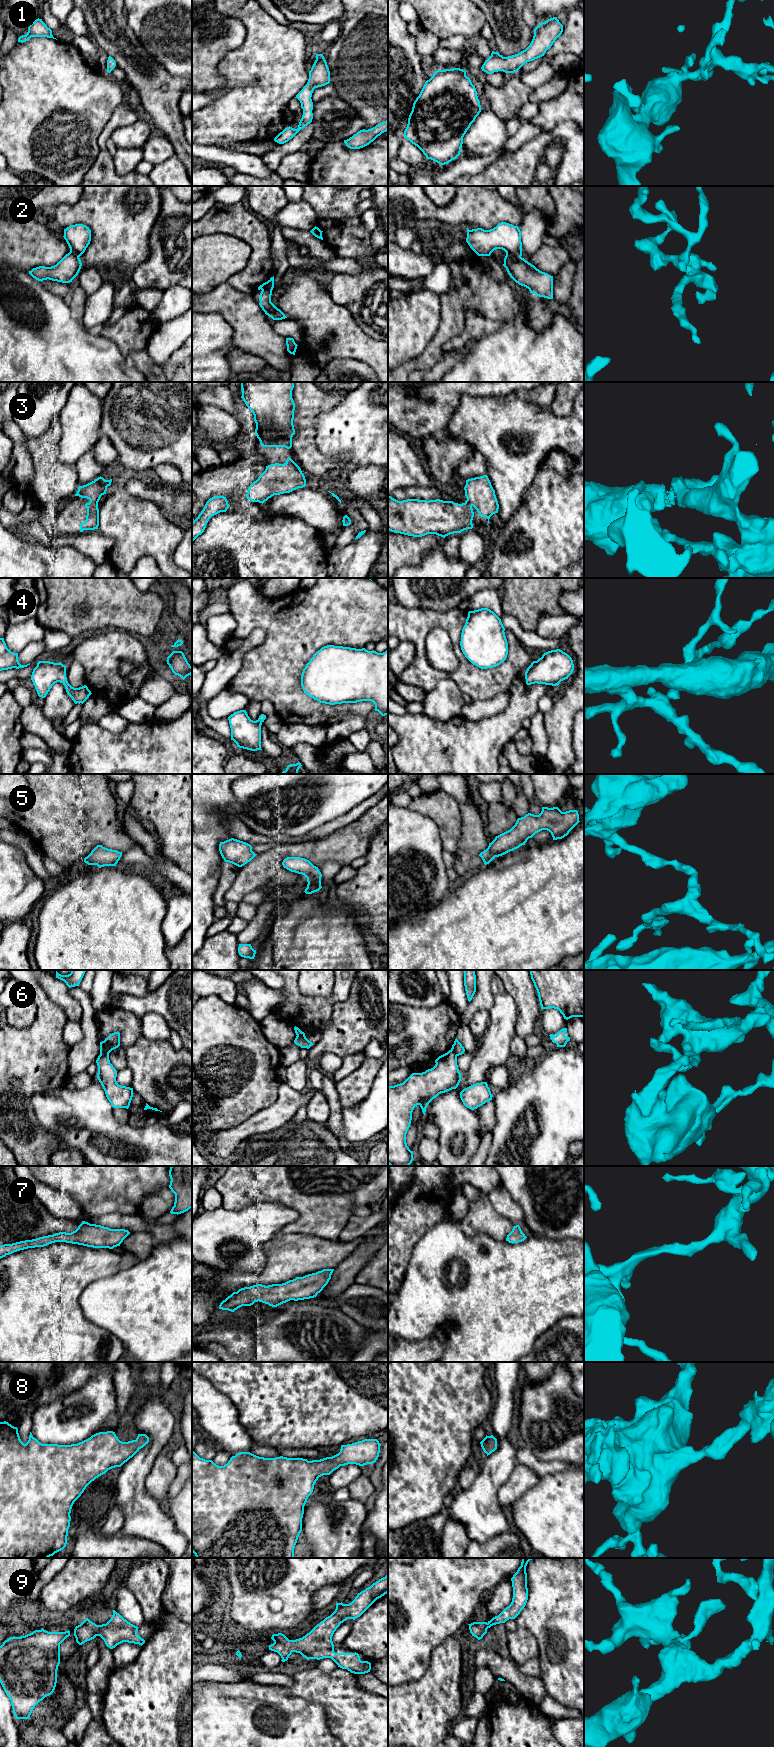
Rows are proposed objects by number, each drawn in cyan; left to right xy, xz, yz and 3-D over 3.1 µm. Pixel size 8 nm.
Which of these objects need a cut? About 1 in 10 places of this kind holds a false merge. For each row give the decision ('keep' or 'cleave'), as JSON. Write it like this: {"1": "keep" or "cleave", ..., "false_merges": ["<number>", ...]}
{"1": "keep", "2": "cleave", "3": "keep", "4": "keep", "5": "keep", "6": "cleave", "7": "keep", "8": "keep", "9": "keep", "false_merges": ["2", "6"]}

